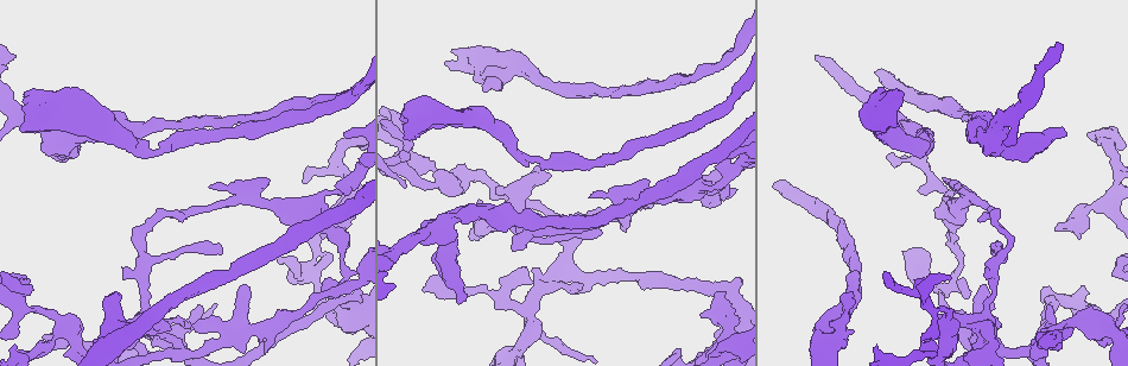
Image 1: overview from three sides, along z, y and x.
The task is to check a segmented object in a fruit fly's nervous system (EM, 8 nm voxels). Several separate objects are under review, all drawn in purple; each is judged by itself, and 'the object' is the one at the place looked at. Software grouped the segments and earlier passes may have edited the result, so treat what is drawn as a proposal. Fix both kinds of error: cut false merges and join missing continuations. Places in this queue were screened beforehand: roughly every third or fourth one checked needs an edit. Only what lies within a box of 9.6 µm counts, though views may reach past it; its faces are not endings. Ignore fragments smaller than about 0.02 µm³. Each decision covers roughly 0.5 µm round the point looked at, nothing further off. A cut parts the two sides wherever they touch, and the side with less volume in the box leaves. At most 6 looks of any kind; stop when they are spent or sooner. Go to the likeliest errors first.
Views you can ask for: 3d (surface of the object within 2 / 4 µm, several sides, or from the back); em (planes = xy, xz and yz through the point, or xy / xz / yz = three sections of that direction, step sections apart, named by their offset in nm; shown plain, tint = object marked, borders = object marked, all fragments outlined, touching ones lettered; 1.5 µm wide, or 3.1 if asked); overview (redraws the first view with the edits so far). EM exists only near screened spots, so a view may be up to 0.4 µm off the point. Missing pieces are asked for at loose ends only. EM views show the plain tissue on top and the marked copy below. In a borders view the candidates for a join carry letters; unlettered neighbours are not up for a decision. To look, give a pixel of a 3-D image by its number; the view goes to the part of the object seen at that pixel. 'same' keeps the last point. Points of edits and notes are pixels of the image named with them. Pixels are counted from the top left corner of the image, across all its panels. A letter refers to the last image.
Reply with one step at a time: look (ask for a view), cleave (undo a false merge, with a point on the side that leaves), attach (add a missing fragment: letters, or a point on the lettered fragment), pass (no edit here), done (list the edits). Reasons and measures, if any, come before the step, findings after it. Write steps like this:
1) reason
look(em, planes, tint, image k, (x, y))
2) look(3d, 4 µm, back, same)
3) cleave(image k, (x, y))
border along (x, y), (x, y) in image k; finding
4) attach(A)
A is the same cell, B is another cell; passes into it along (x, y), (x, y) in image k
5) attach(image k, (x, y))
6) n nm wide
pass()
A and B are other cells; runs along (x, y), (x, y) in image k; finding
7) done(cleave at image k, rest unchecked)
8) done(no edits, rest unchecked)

branch stops here
look(3d, 2 µm, back, image 1, (463, 300))

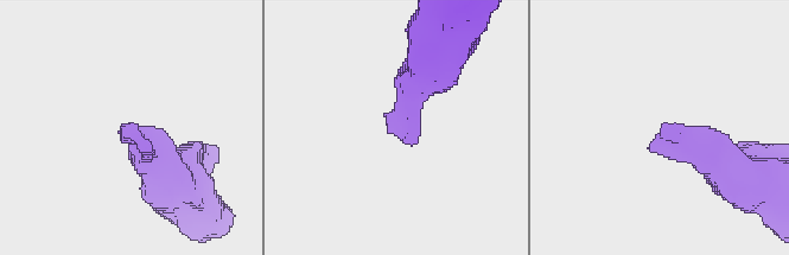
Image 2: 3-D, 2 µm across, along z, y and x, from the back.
shape alone is not enough
look(em, planes, tint, image 2, (657, 136))

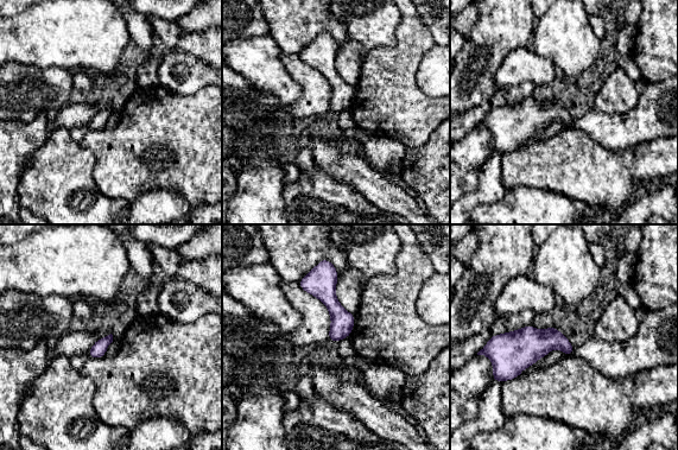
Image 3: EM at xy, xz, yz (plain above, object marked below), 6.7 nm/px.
what lies round it
look(em, planes, borders, same)

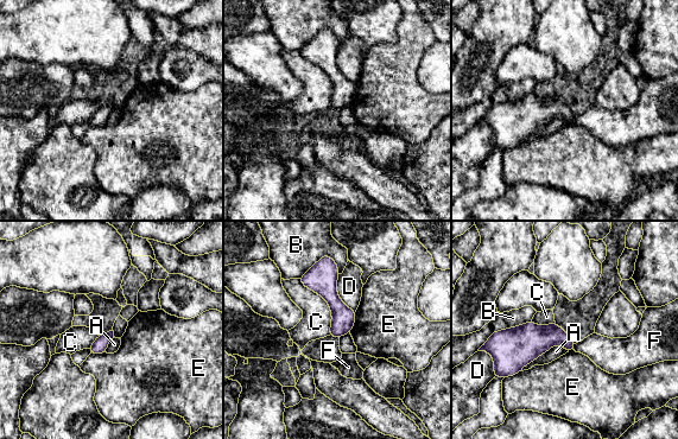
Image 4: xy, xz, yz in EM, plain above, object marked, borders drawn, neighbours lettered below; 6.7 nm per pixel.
pass()
A, B, C, D, E and F are other cells; border along (568, 351), (552, 345), (520, 370) in image 4; none of them fits

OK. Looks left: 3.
free end
look(3d, 4 µm, image 1, (409, 138))

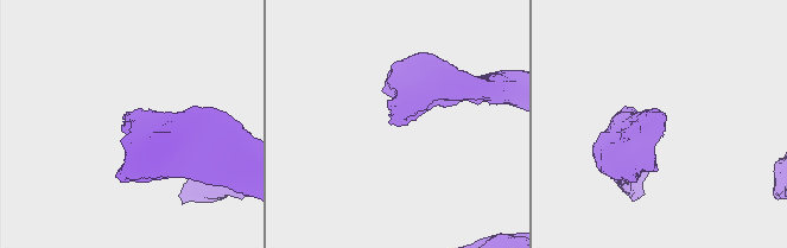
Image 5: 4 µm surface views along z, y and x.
now the EM
look(em, xy, step 4, borders, image 5, (394, 121))

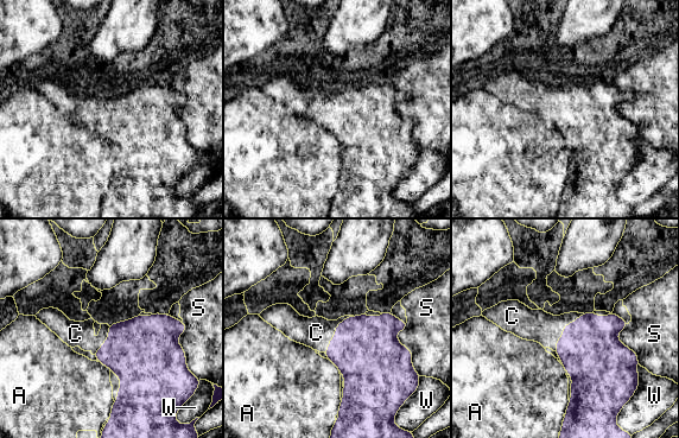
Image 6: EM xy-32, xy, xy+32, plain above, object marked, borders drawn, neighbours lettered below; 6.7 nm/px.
cut it another way
look(em, planes, borders, same)

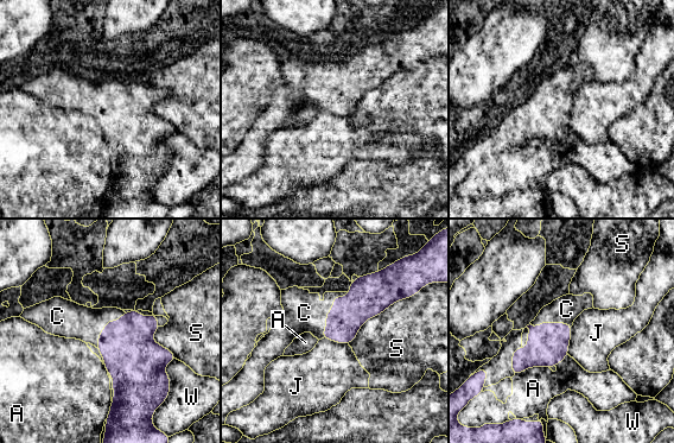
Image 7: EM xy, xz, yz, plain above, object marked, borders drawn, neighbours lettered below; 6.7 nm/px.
attach(C)
C is the same cell, A, J, S and W are other cells; passes into it along (364, 301), (330, 310), (303, 311) in image 7; the neuron continues

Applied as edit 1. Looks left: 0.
done(attach at image 7, rest unchecked)

